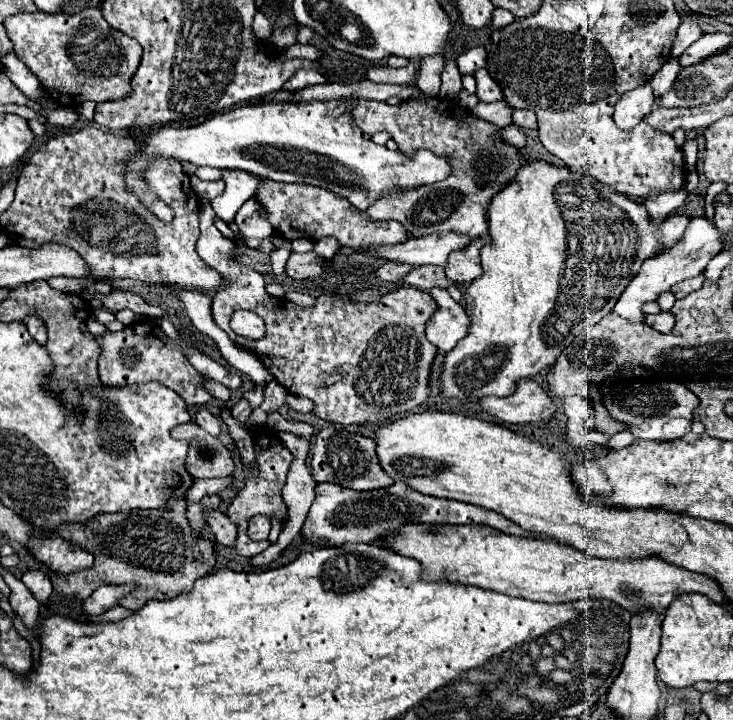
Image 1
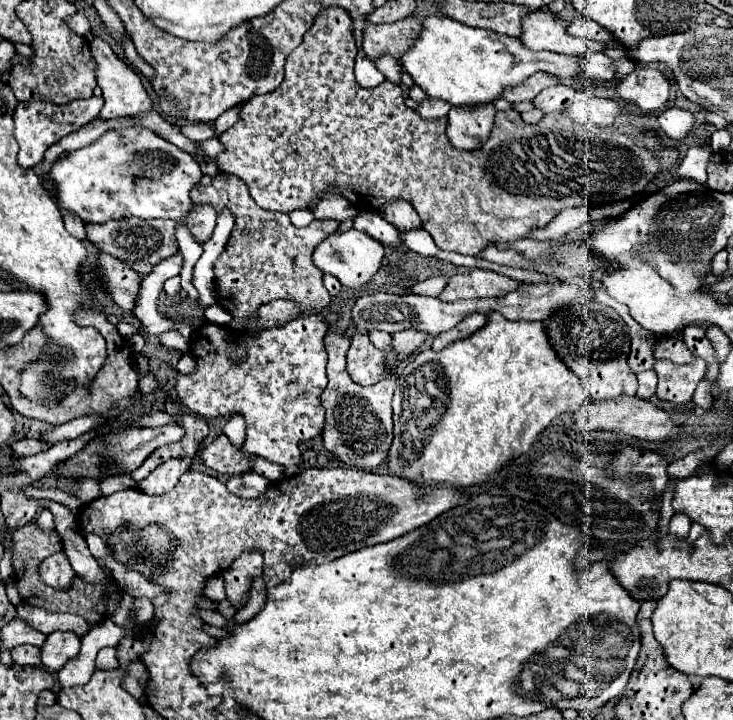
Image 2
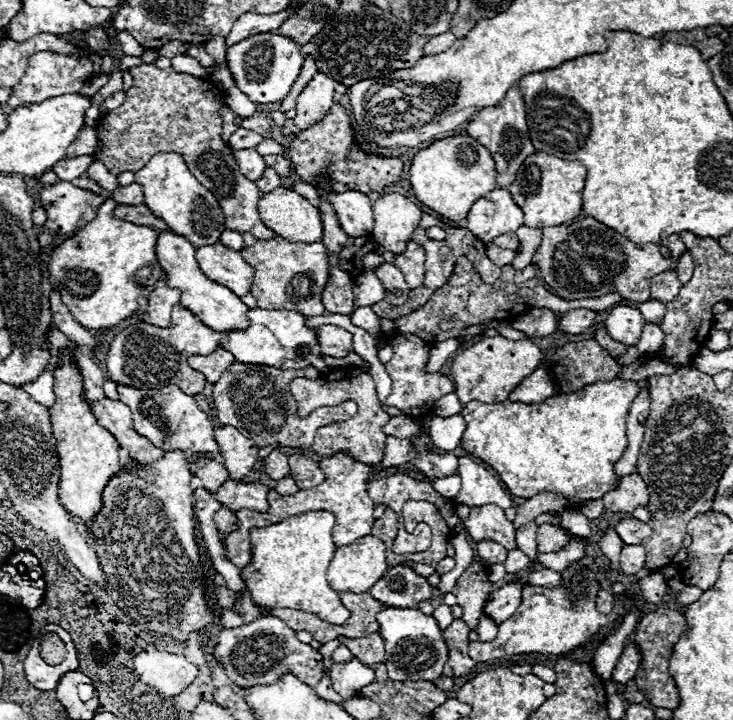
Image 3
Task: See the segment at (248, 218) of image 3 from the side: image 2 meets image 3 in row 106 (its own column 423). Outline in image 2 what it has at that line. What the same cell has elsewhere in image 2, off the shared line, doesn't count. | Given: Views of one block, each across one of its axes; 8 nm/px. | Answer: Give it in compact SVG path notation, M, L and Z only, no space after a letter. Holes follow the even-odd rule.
M326 8L326 10L322 10L316 16L310 32L304 34L304 42L286 58L282 84L274 92L270 92L270 94L254 96L252 100L248 100L242 106L240 120L220 136L220 142L224 144L226 152L222 152L216 158L218 166L226 174L232 174L232 176L238 176L240 180L244 180L246 186L248 186L250 196L256 200L256 204L260 208L278 210L278 212L286 212L286 214L292 212L292 210L314 210L318 200L322 200L326 196L326 192L330 192L332 188L336 188L356 208L362 208L362 210L366 208L366 210L374 210L374 212L378 212L382 206L402 198L402 200L410 202L412 208L418 212L426 232L432 236L432 240L434 240L434 244L438 248L450 250L450 252L458 252L458 254L476 256L476 254L480 254L492 242L510 242L510 240L526 238L532 228L546 226L560 210L574 208L574 206L578 206L586 198L602 200L604 202L604 198L610 198L610 196L614 196L616 200L622 200L622 198L630 198L634 194L640 194L640 192L646 190L646 186L650 184L652 178L656 178L662 170L666 170L666 168L670 168L670 166L674 166L678 162L680 152L676 148L662 146L660 140L652 132L644 132L644 130L640 130L636 126L618 126L618 124L608 126L608 128L580 126L580 124L576 124L572 120L566 120L566 118L562 122L554 124L554 116L550 116L550 114L546 114L538 124L526 124L526 122L522 122L520 114L514 112L514 110L498 110L496 112L490 138L480 148L476 148L472 152L458 150L458 148L454 148L450 144L450 140L446 136L448 120L446 118L438 118L438 120L424 120L424 118L420 118L420 114L416 110L412 110L412 108L408 108L404 104L405 99L402 98L402 88L398 84L392 84L392 82L384 80L382 84L378 84L378 88L362 88L356 82L354 59L358 49L356 44L354 44L354 36L352 36L352 28L350 26L352 26L350 16L342 8ZM564 140L570 140L570 148L574 148L574 156L578 156L578 160L582 160L582 172L574 170L574 156L564 152L566 150L564 148Z

